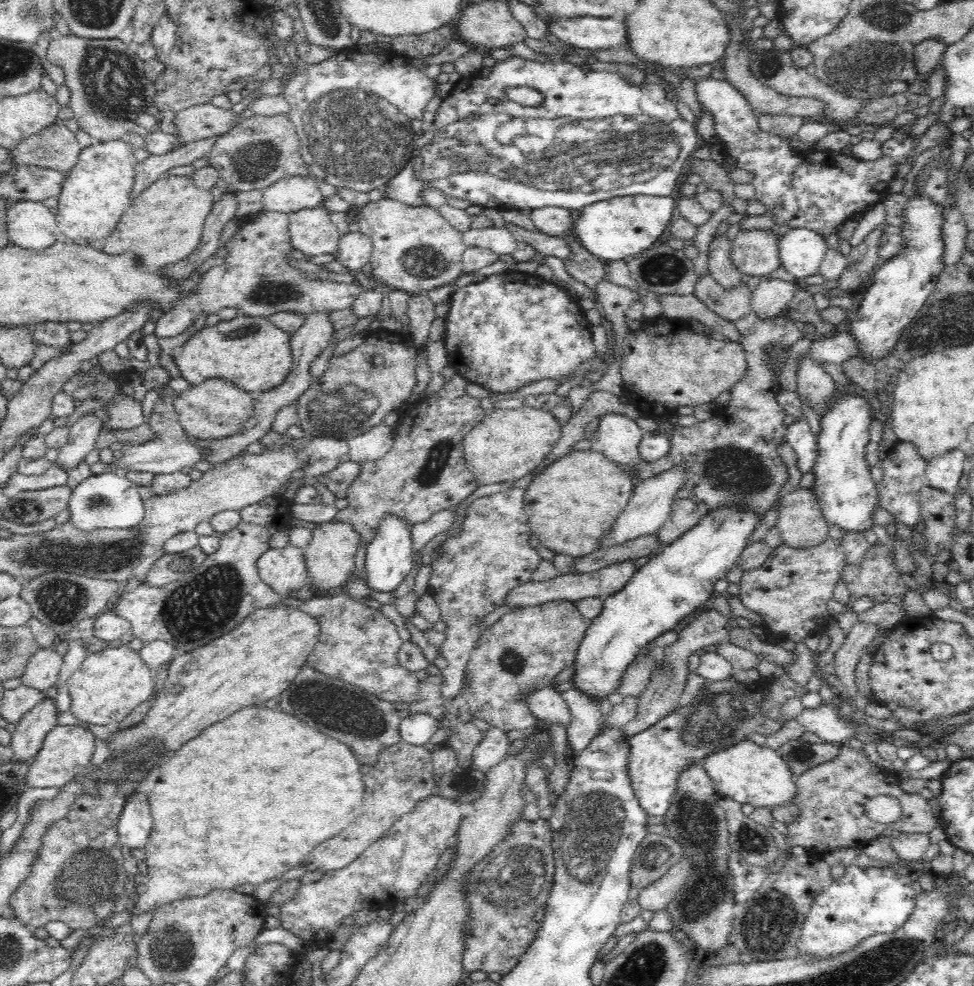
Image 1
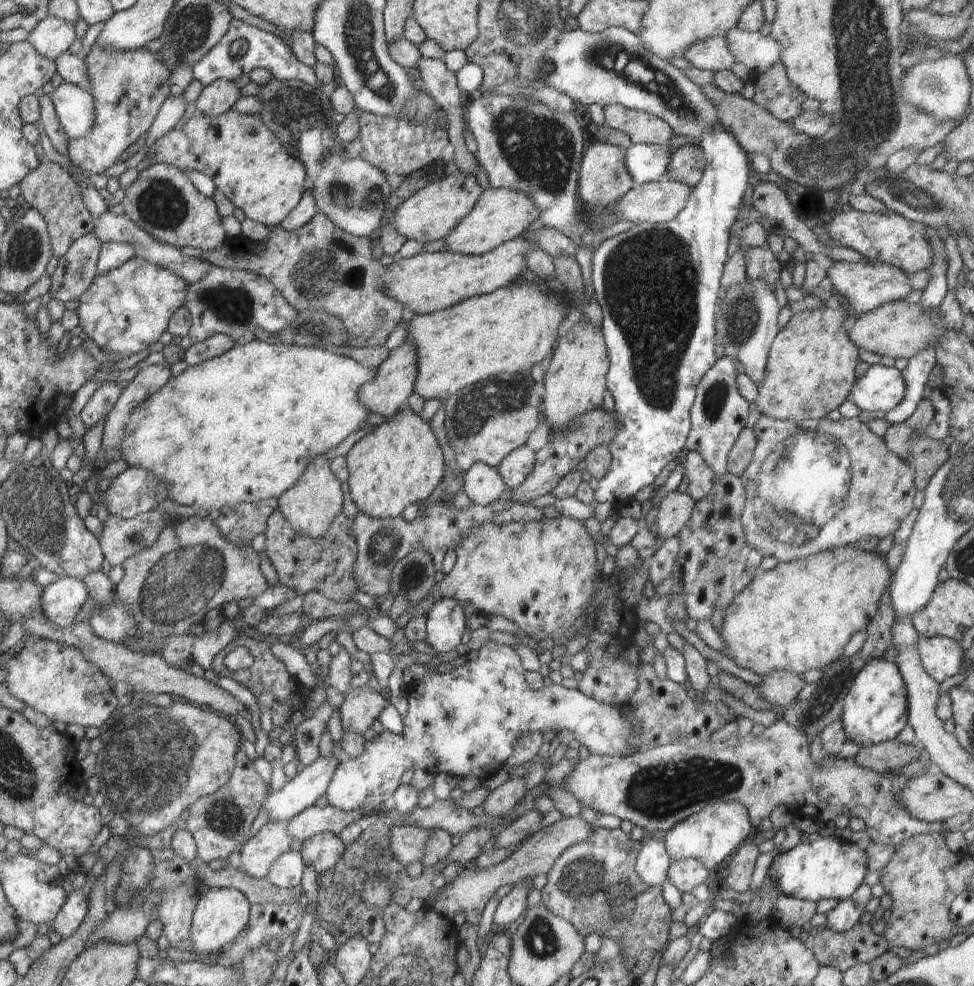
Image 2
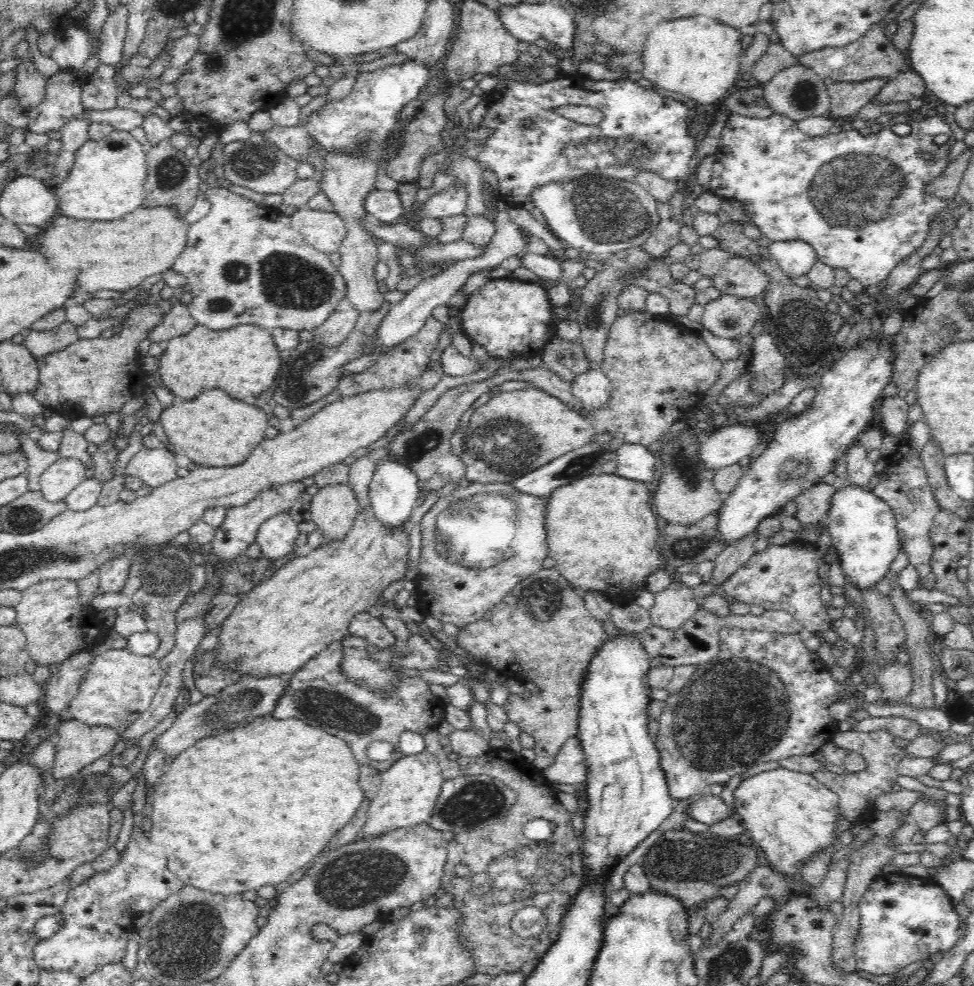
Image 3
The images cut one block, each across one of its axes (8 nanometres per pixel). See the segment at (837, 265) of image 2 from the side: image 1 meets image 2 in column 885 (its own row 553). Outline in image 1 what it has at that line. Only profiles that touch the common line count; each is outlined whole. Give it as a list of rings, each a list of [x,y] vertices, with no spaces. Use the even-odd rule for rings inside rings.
[[[292,544],[268,549],[257,560],[257,571],[266,585],[281,595],[288,595],[302,586],[308,587],[304,551]]]

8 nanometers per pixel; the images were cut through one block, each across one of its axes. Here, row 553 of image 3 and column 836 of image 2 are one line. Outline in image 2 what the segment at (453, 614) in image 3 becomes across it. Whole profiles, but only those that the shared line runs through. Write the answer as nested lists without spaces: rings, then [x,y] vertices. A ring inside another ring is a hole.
[[[762,415],[754,425],[753,432],[757,440],[756,448],[748,468],[742,476],[739,476],[746,492],[746,504],[740,515],[740,522],[742,522],[746,542],[754,550],[760,552],[763,557],[772,556],[779,563],[787,563],[822,551],[845,547],[862,540],[862,538],[873,537],[881,541],[894,535],[896,530],[900,528],[900,524],[914,508],[914,496],[917,491],[913,482],[914,470],[909,468],[909,464],[906,464],[905,460],[889,450],[883,437],[872,433],[868,425],[862,423],[859,417],[850,419],[842,417],[837,421],[825,418],[820,420],[808,418],[804,419],[801,424],[797,424],[790,420],[776,420],[770,416]]]

